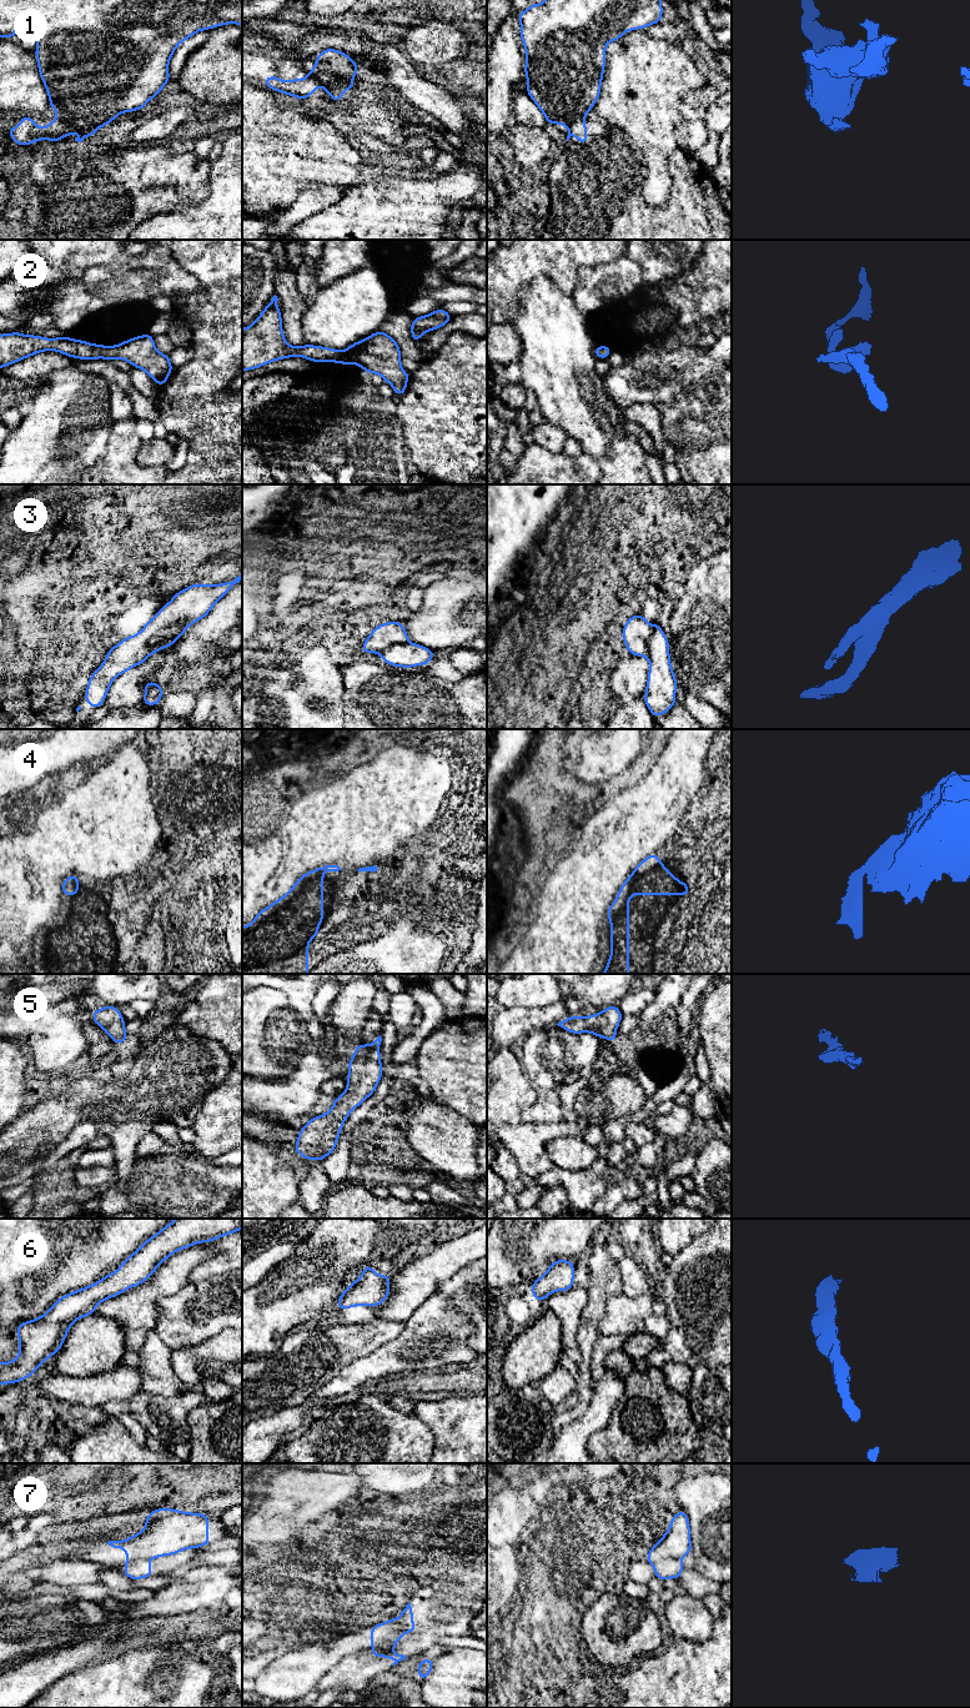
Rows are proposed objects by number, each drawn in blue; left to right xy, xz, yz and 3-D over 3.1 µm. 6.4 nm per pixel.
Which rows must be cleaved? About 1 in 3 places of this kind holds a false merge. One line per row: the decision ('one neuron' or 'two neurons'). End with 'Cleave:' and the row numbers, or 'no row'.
1: two neurons
2: one neuron
3: two neurons
4: one neuron
5: one neuron
6: one neuron
7: two neurons
Cleave: 1, 3, 7

